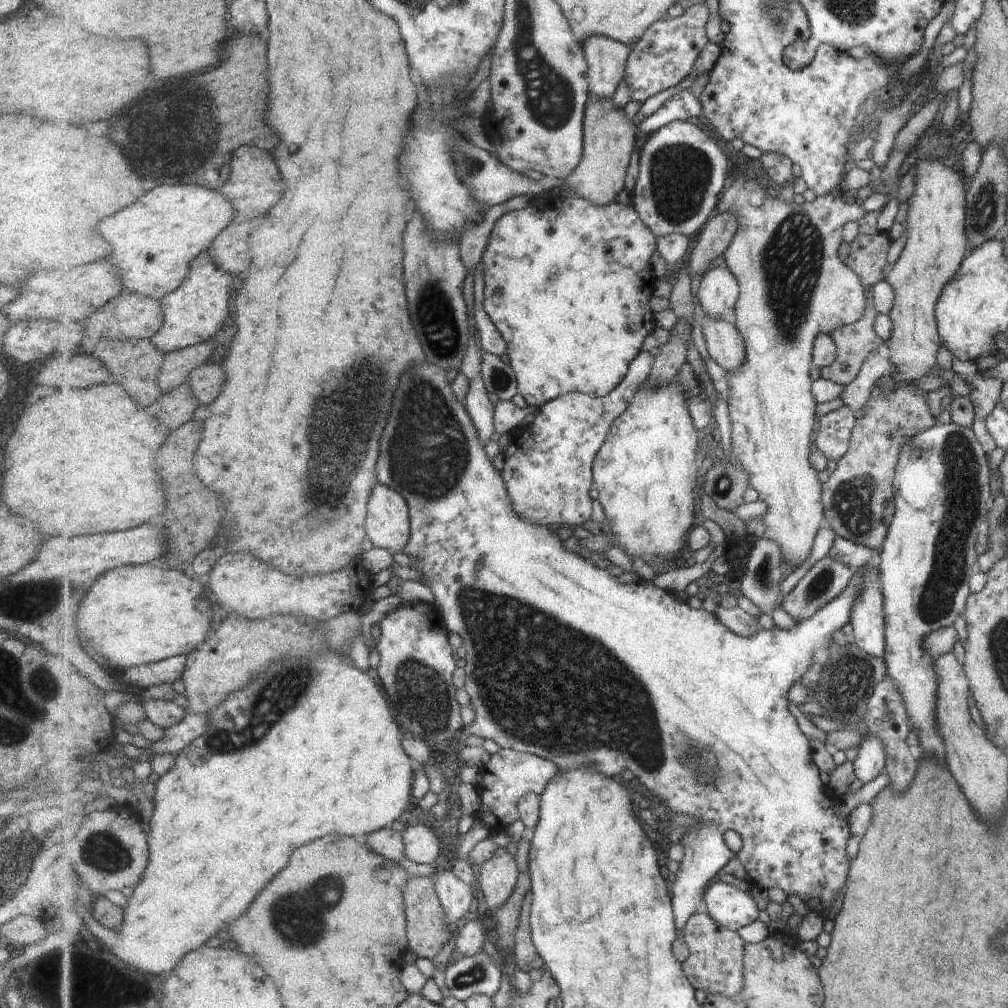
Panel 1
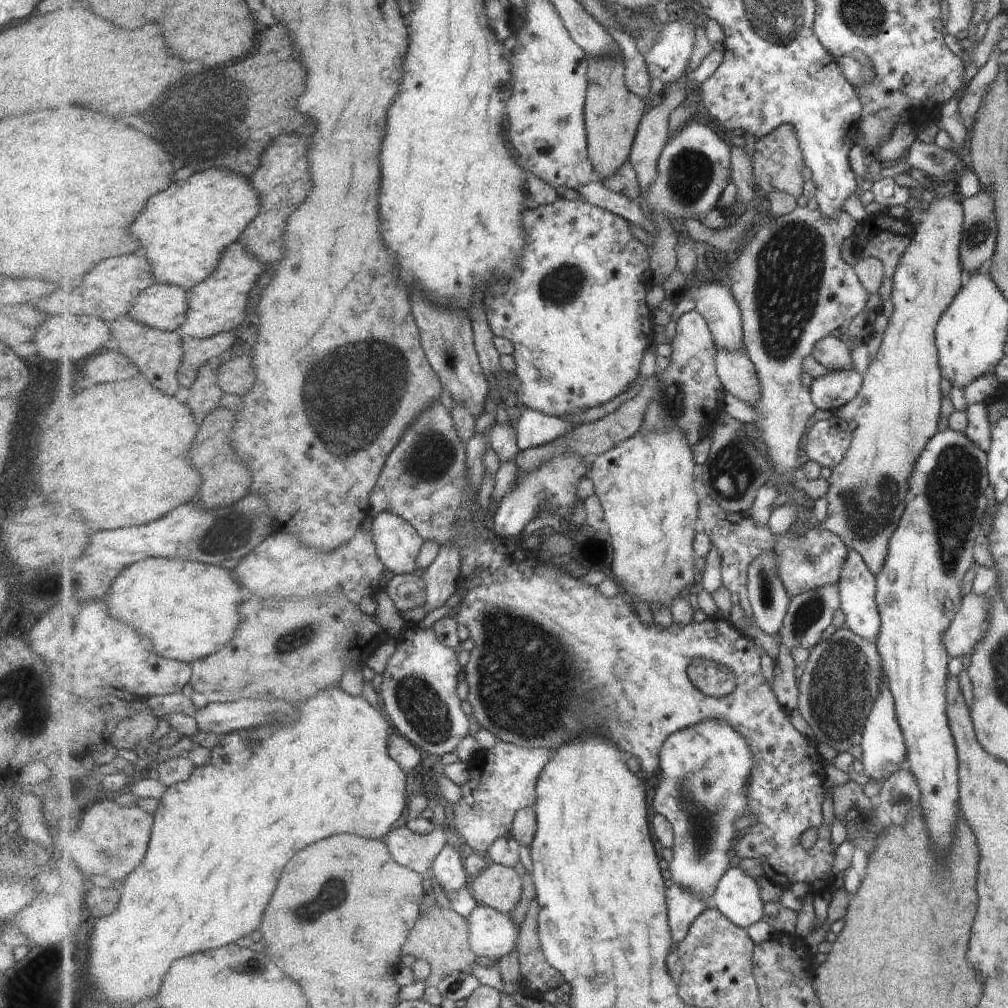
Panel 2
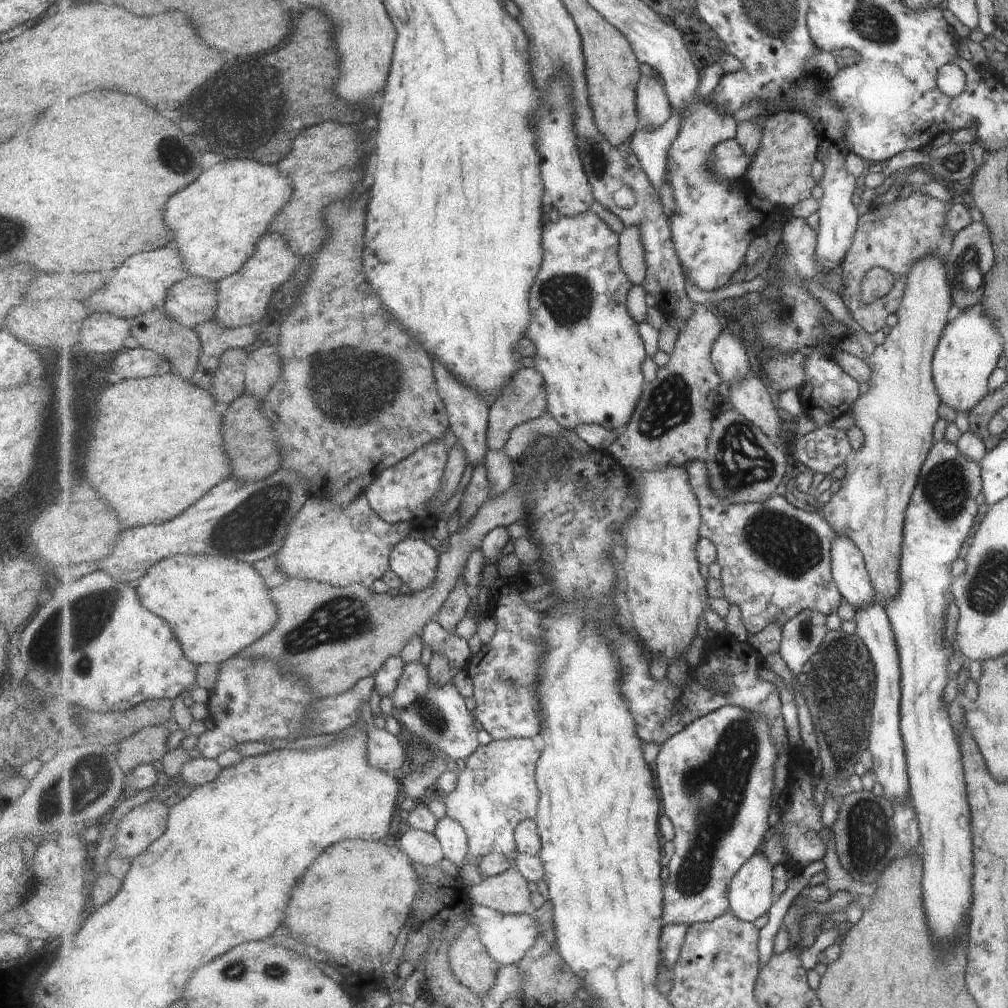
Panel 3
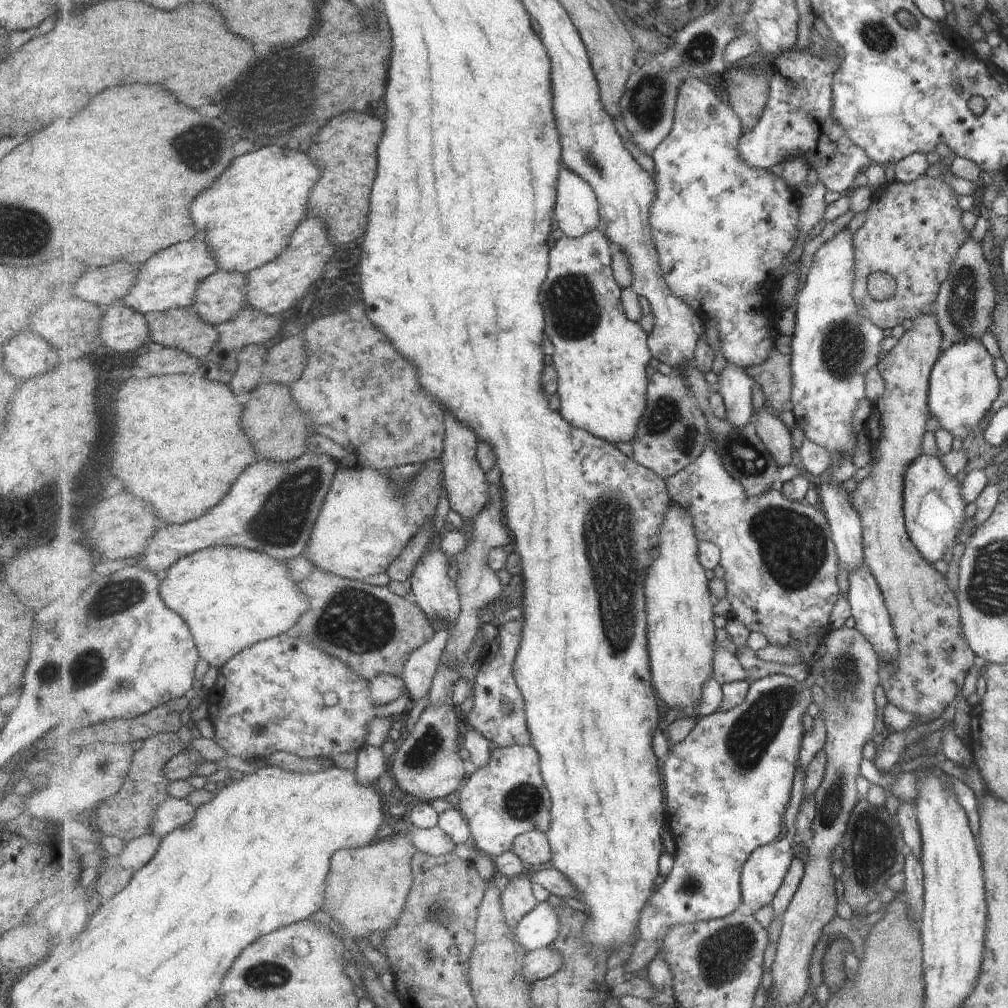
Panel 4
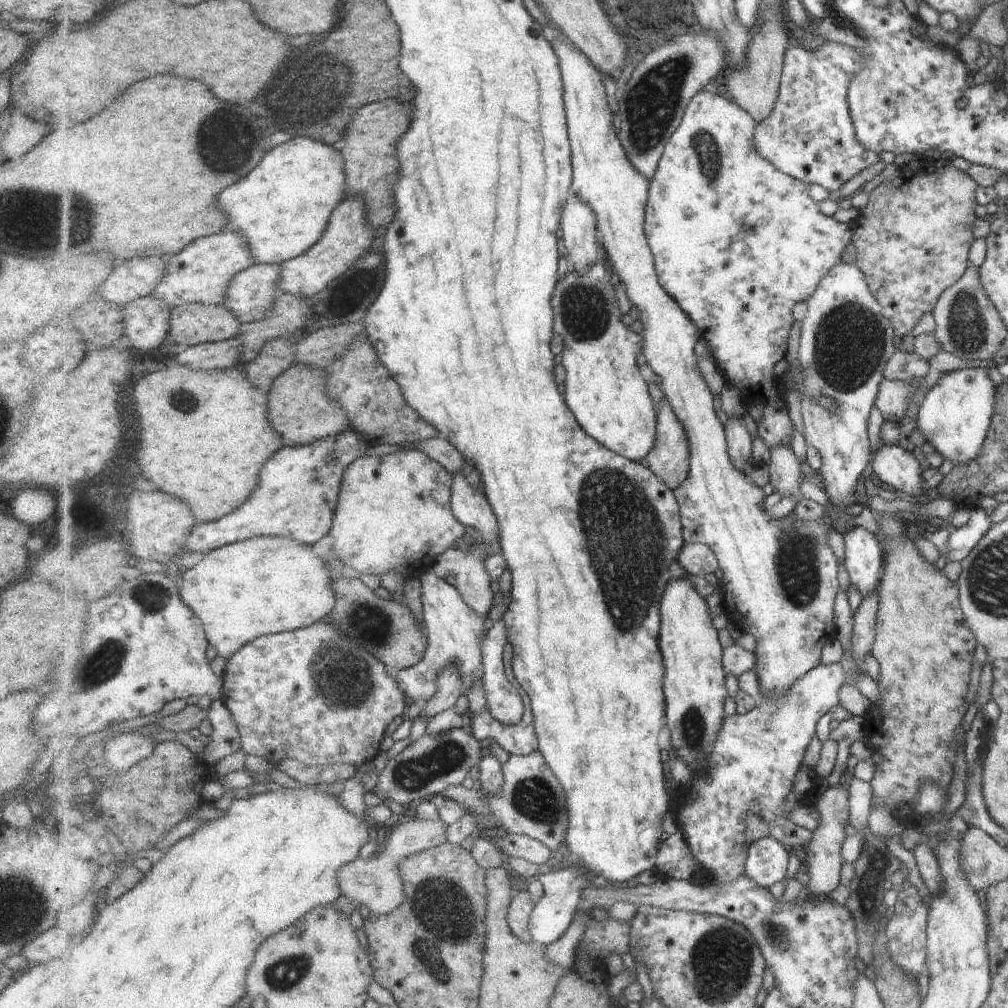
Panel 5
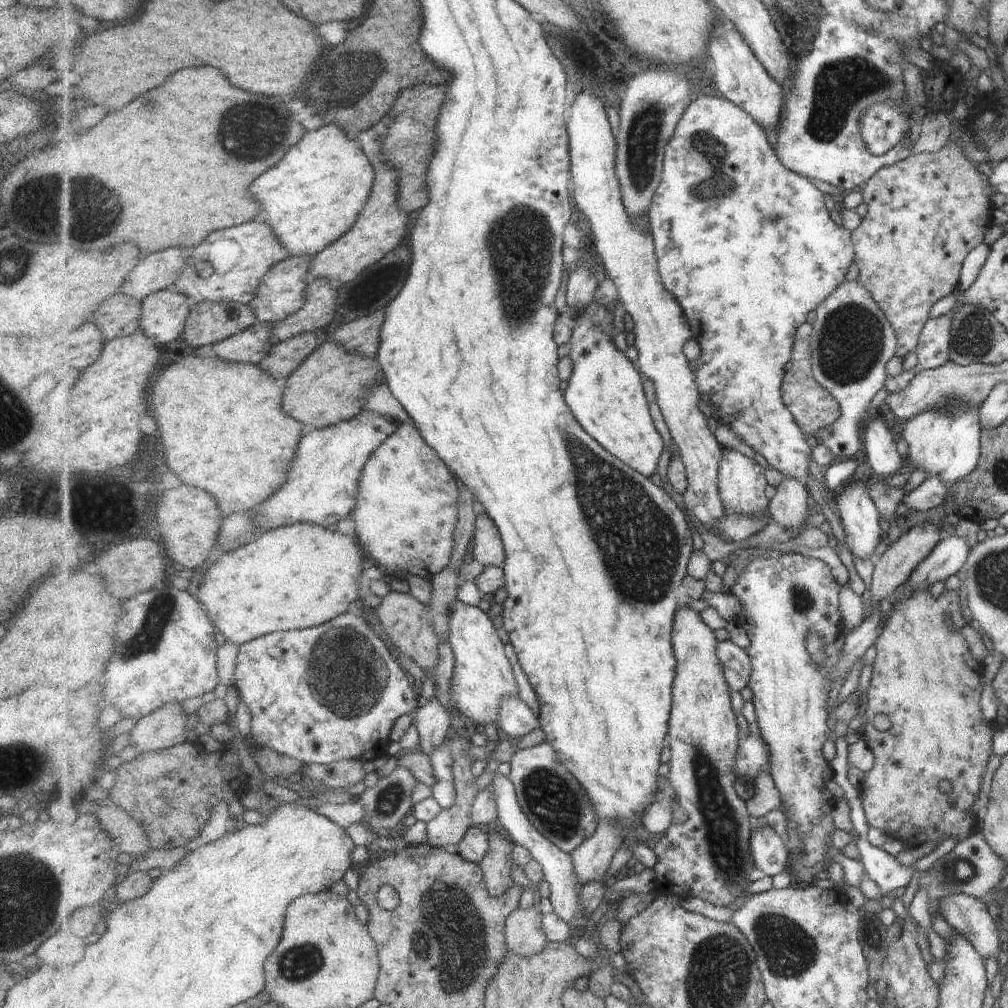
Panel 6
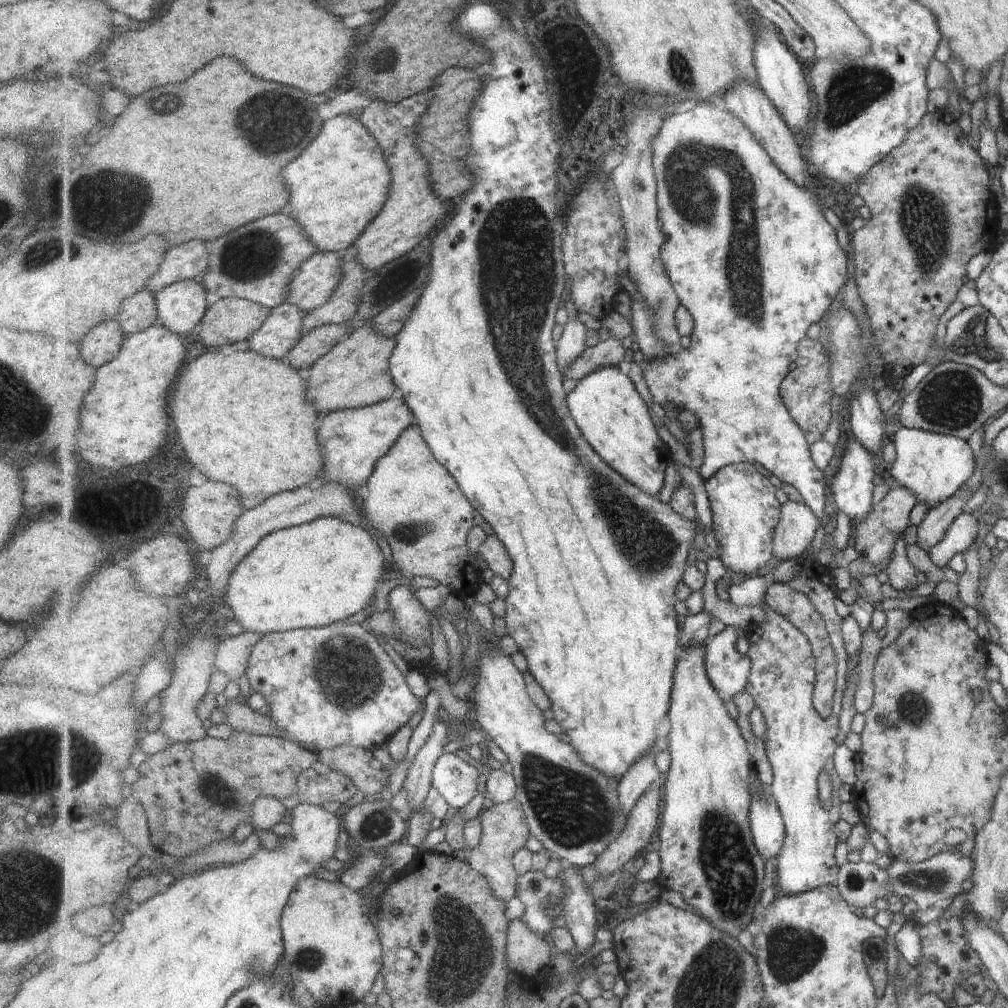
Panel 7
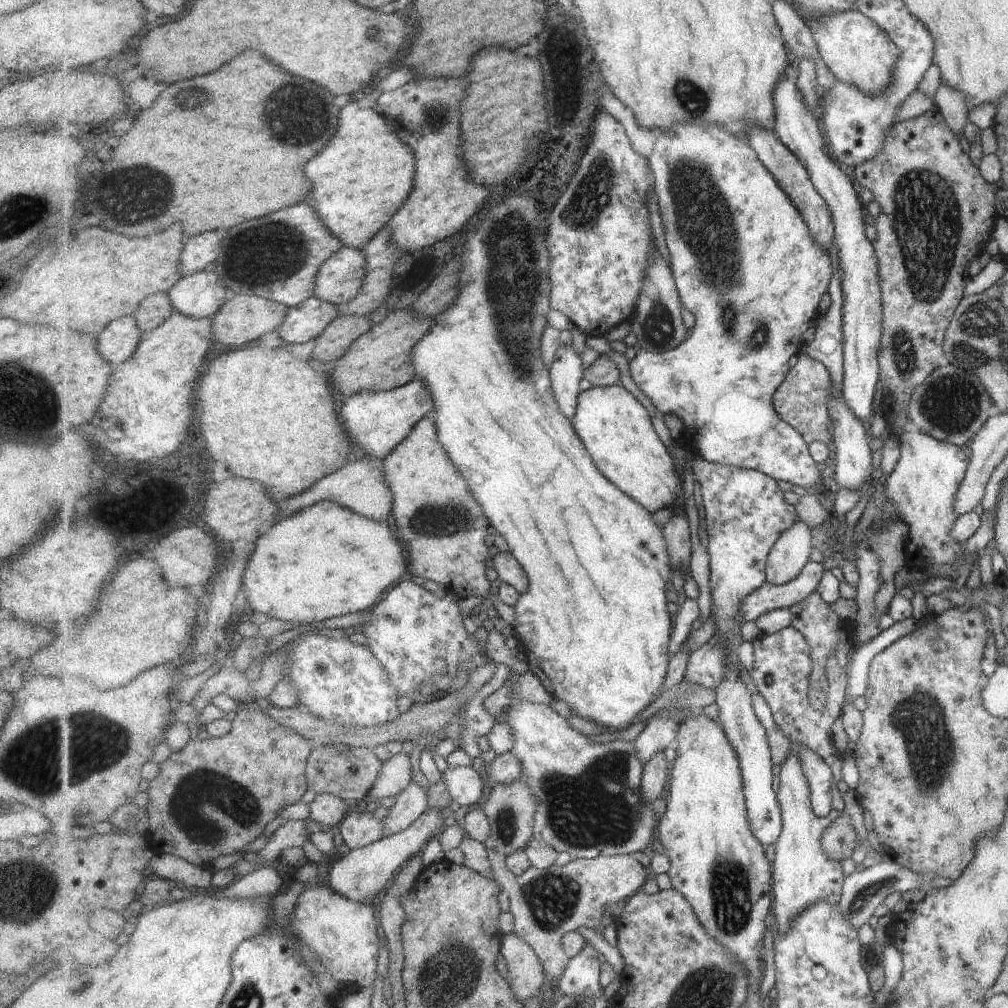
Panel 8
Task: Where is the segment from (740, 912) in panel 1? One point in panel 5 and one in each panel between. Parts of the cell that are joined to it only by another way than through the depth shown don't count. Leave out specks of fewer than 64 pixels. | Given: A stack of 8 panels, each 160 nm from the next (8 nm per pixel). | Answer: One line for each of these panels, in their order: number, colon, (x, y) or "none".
2: (738, 897)
3: (751, 892)
4: (763, 874)
5: (767, 863)

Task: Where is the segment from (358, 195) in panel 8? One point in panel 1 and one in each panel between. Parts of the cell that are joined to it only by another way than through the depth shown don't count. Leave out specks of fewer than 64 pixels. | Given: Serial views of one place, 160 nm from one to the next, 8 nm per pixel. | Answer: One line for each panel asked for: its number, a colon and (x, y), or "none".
1: (154, 241)
2: (185, 231)
3: (218, 221)
4: (248, 217)
5: (284, 206)
6: (315, 196)
7: (340, 184)

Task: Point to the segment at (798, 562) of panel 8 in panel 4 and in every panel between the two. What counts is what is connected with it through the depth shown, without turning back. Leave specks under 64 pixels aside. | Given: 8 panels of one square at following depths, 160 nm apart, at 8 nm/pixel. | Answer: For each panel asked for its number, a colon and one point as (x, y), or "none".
4: (777, 438)
5: (786, 475)
6: (789, 507)
7: (798, 524)

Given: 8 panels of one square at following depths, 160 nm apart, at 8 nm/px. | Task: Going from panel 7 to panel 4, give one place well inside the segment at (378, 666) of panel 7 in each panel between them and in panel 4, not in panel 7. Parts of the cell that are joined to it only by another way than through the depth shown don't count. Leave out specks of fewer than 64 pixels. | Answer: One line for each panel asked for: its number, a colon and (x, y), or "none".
4: (285, 694)
5: (312, 694)
6: (333, 692)

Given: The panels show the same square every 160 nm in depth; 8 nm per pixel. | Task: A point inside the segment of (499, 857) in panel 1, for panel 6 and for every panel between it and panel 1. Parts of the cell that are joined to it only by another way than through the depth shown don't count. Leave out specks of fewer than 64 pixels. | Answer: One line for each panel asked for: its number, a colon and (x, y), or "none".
2: (498, 886)
3: (509, 894)
4: (518, 900)
5: (523, 904)
6: (525, 935)

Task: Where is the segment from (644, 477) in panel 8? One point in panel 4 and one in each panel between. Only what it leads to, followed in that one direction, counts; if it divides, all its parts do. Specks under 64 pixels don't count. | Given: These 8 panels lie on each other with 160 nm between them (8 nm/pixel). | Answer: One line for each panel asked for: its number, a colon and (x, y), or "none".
4: (602, 357)
5: (605, 389)
6: (605, 391)
7: (607, 408)

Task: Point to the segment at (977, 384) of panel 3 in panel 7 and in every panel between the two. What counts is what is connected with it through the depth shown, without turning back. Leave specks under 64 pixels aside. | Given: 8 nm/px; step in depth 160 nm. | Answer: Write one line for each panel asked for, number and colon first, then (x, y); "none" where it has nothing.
4: (962, 385)
5: (953, 415)
6: (948, 447)
7: (932, 467)

